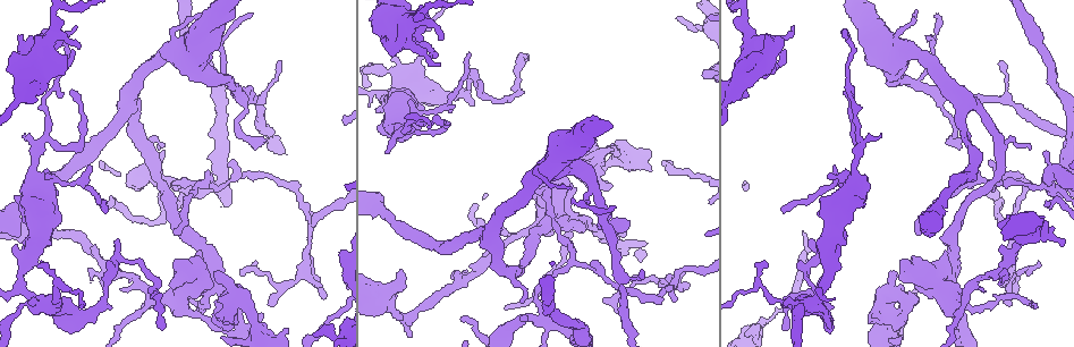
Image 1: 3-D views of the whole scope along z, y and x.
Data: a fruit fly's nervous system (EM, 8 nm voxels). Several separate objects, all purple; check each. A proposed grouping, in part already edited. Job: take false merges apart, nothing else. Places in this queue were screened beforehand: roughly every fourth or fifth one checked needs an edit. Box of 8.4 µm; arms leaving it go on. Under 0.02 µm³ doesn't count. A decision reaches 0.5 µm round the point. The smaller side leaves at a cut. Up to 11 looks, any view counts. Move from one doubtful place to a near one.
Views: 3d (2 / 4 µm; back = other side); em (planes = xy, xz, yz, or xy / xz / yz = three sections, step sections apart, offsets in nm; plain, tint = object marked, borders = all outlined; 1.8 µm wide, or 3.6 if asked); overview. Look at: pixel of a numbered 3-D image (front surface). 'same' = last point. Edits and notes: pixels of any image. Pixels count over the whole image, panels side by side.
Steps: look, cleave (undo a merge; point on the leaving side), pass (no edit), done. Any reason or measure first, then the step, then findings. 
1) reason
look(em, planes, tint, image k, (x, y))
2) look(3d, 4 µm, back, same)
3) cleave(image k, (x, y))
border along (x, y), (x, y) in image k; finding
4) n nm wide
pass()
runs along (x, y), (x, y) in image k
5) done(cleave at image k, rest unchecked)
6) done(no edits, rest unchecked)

thin neck
look(em, planes, plain, image 1, (176, 187))

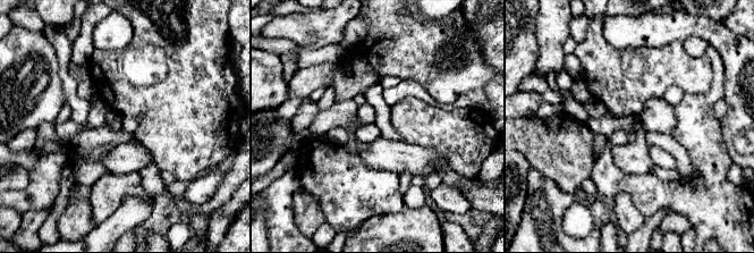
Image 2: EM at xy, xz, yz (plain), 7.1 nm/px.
where the object lies
look(em, planes, tint, same)

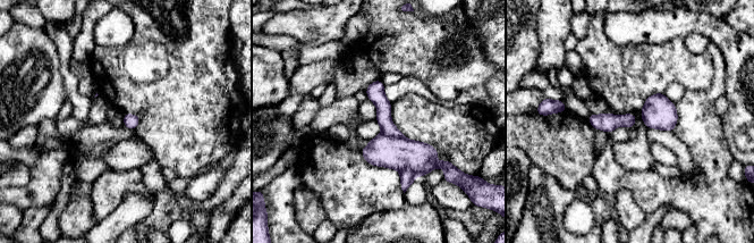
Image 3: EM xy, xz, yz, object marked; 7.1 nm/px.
100 nm wide
cleave(image 3, (383, 106))
two neurons meet here

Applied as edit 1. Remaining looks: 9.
four arms meet
look(em, xz, step 4, tint, image 1, (214, 283))

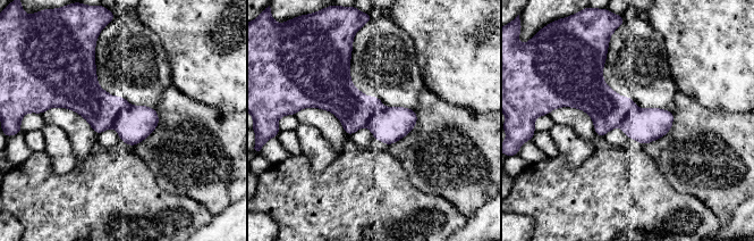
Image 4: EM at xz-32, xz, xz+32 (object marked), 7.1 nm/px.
look(em, planes, tint, same)

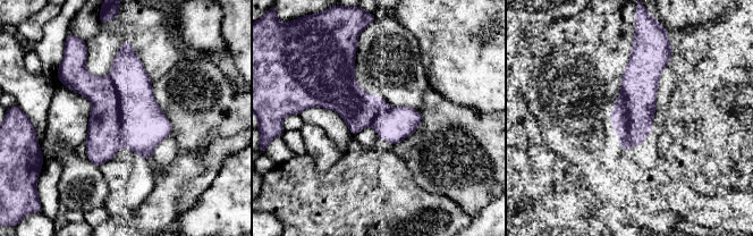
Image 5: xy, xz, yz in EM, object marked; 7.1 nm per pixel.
cleave(image 5, (143, 125))
a second neuron is stuck on

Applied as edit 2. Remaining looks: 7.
look(em, planes, tint, image 1, (242, 306))

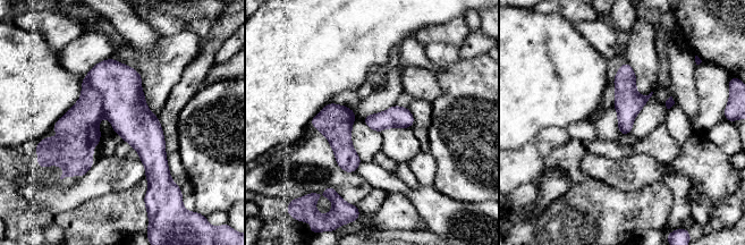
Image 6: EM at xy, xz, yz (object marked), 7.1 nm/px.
cleave(image 6, (79, 124))
border along (85, 78), (101, 95), (104, 116) in image 6; two neurons meet here

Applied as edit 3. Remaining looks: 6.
see it whole again
look(overview)

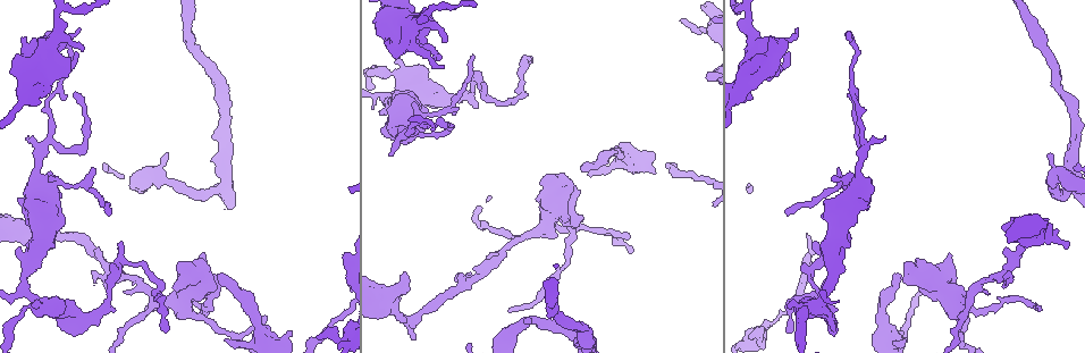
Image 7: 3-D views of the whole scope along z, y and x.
three-way junction
look(em, planes, tint, image 7, (755, 53))

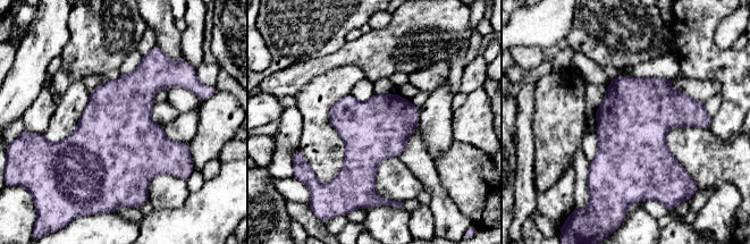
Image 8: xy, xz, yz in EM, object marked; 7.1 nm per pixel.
440 nm wide
pass()
one neuron here

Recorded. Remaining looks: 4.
done(cleave at image 3, cleave at image 5, cleave at image 6, rest unchecked)

